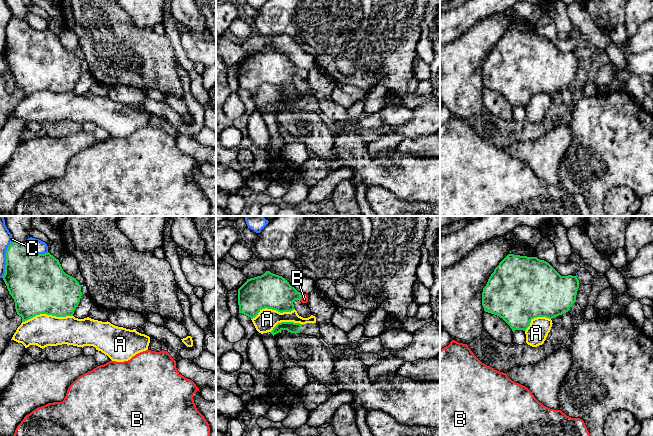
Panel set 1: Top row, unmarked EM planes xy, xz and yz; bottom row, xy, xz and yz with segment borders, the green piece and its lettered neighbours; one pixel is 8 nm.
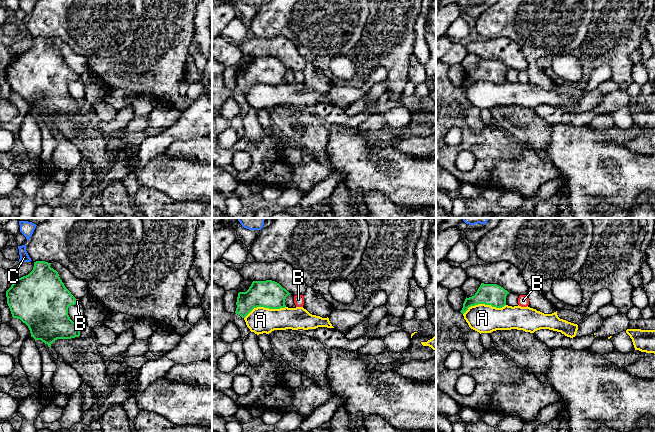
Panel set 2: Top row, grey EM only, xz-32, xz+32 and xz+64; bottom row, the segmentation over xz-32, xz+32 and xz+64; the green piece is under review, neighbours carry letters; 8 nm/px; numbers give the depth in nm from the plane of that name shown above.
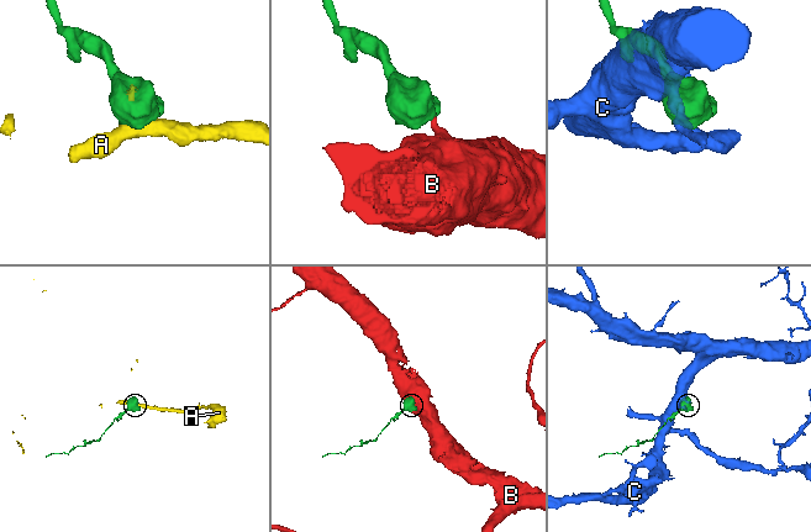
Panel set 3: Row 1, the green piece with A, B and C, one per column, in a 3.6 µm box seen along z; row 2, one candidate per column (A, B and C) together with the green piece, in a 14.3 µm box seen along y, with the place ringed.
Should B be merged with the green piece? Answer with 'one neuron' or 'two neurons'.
one neuron

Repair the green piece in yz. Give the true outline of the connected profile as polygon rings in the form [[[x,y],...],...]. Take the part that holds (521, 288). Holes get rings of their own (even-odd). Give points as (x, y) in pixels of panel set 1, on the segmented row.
[[[508,254],[494,269],[482,292],[485,312],[502,318],[512,329],[523,330],[537,317],[552,319],[569,311],[576,302],[577,276],[561,276],[548,262],[537,257]]]

